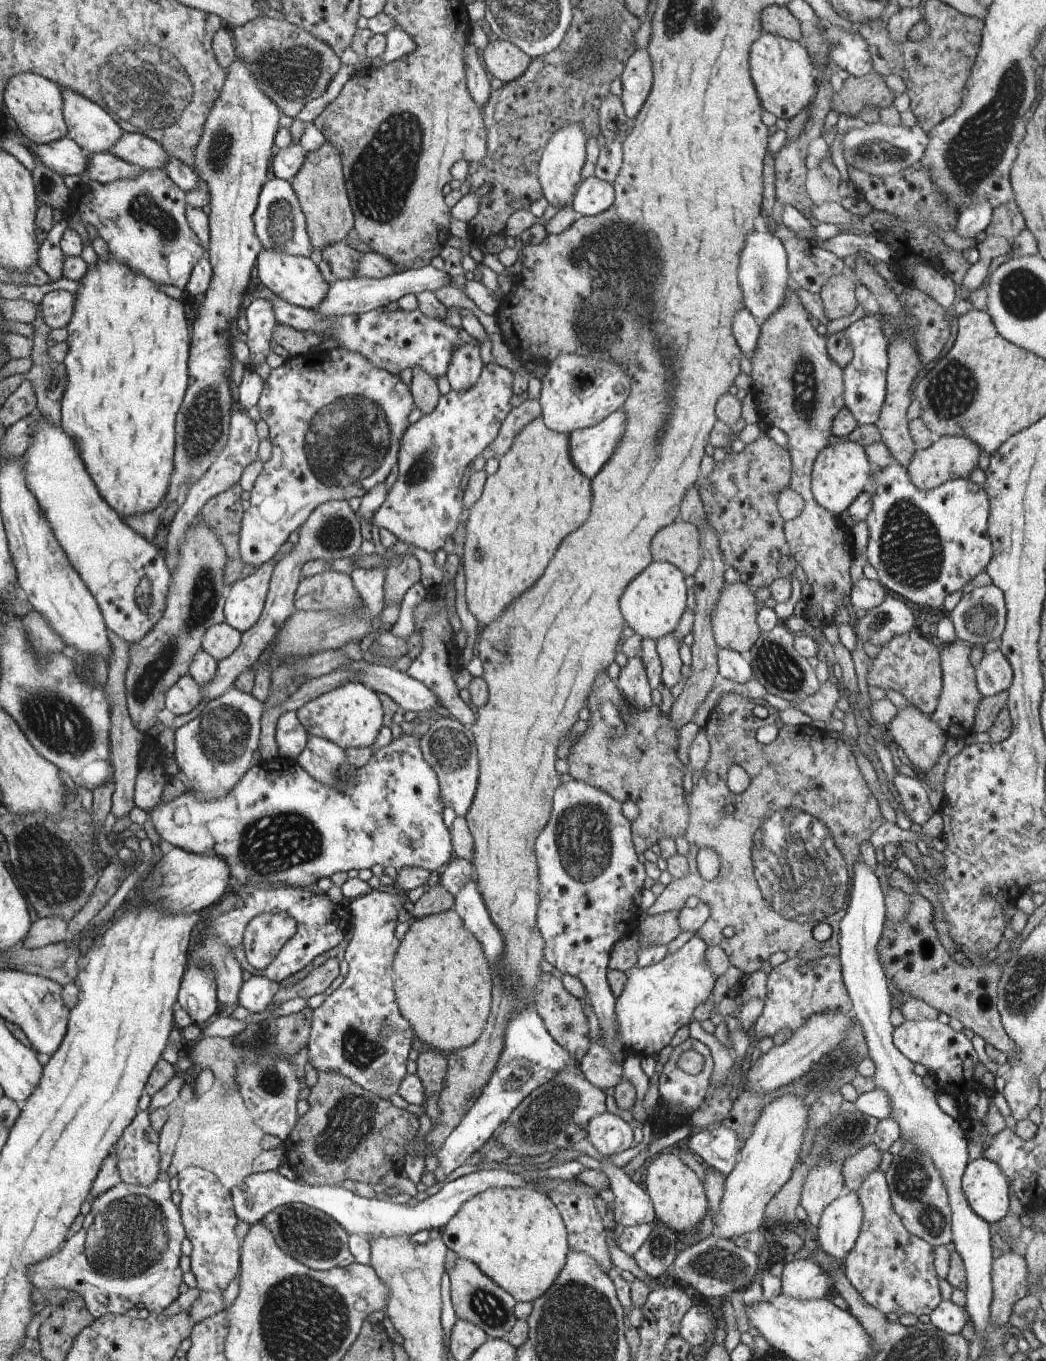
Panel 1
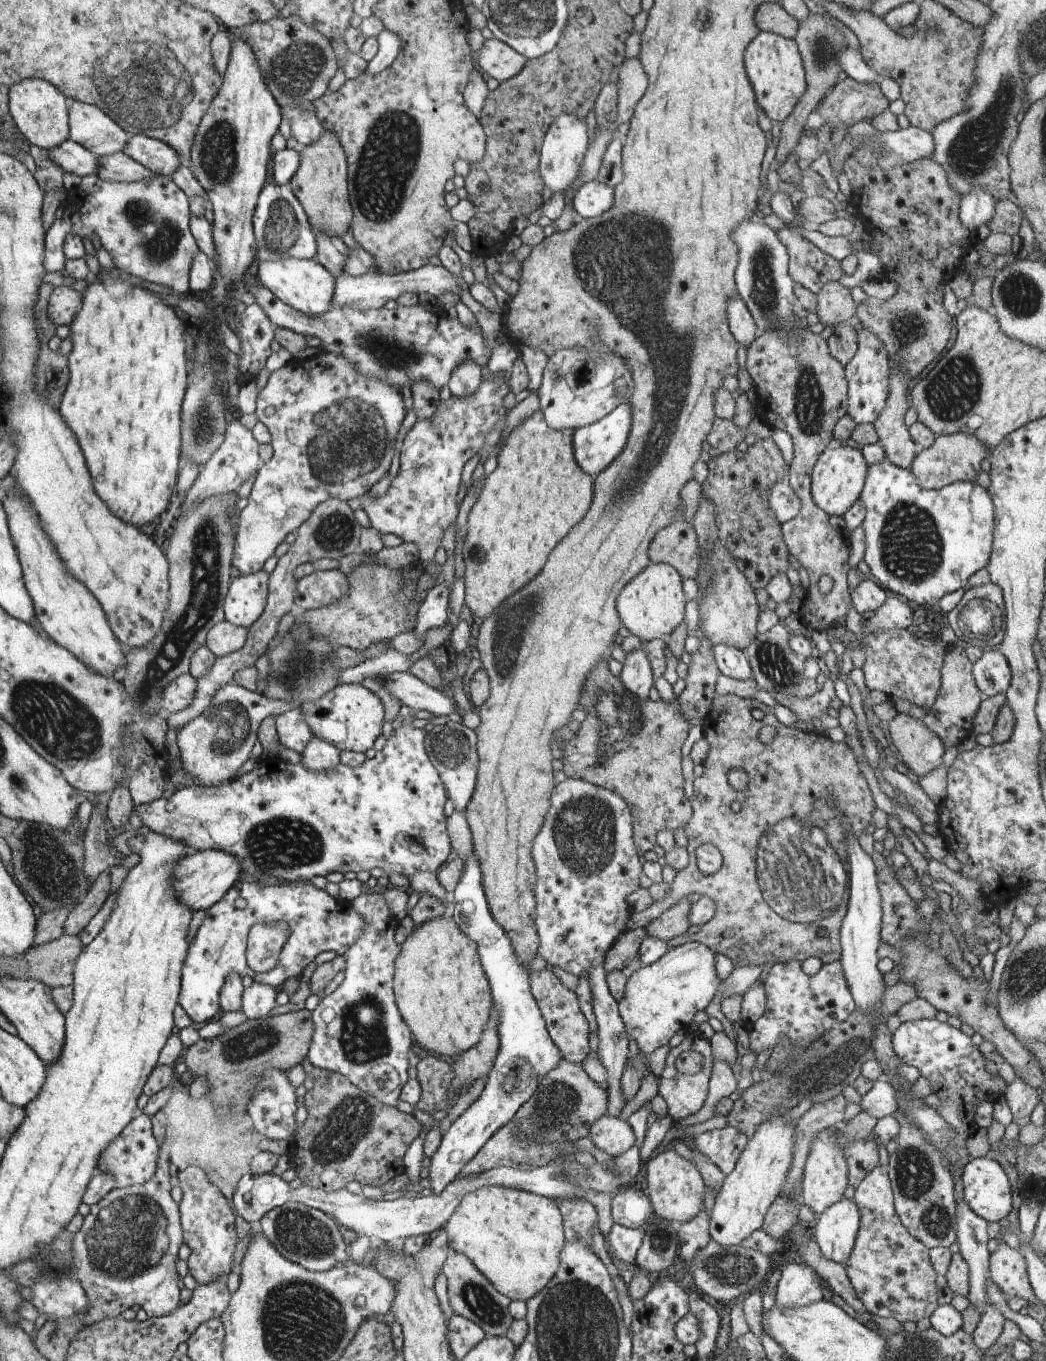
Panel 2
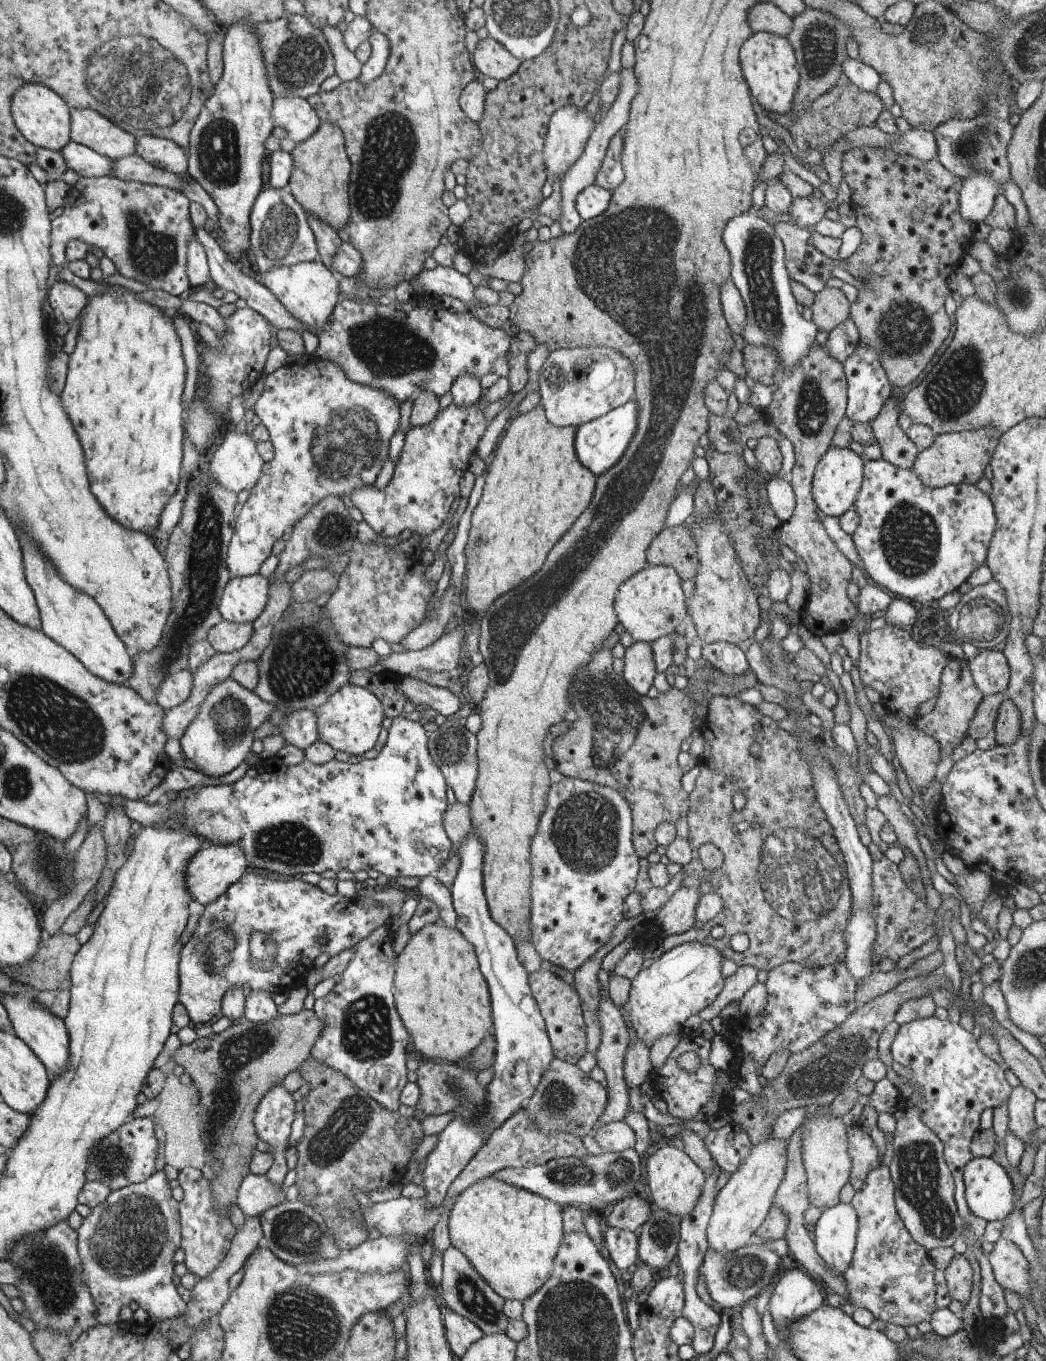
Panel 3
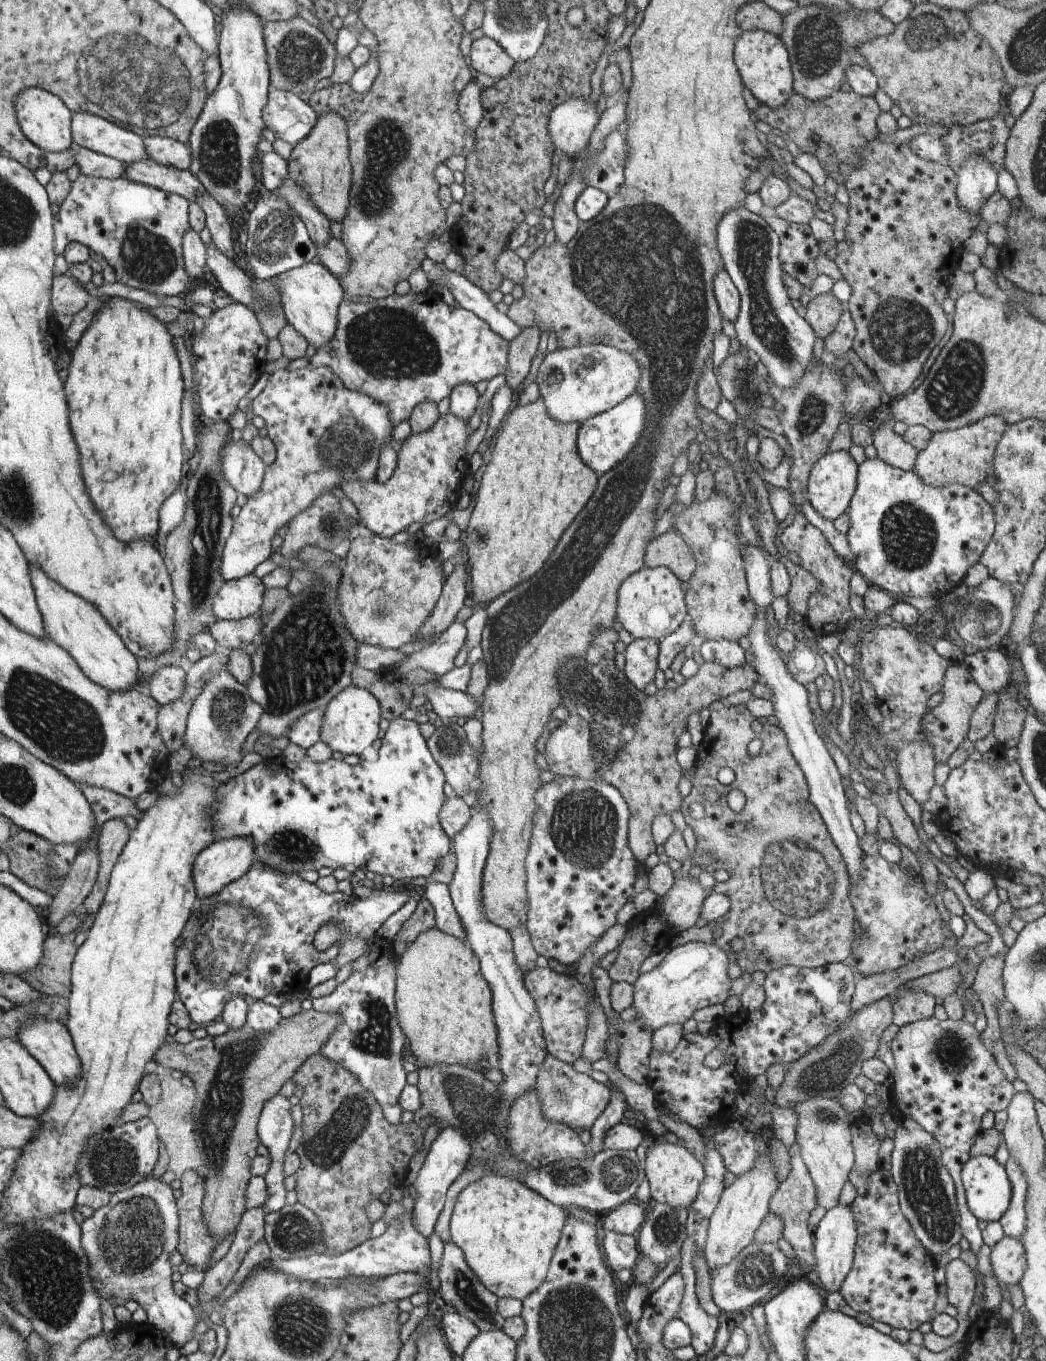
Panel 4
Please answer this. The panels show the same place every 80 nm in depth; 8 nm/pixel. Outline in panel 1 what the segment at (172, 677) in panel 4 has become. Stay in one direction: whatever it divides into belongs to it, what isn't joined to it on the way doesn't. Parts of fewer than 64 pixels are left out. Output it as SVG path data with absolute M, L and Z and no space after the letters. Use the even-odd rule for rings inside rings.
M188 674L180 677L165 694L165 710L175 716L192 712L203 700L201 686Z

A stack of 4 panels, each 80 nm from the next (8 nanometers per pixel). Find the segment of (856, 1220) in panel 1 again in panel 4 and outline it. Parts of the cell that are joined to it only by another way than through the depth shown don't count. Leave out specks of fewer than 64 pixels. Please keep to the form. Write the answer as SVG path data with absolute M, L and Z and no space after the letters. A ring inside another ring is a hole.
M837 1204L827 1209L817 1227L813 1228L814 1254L817 1260L816 1268L810 1277L812 1280L831 1292L838 1291L853 1265L855 1246L857 1243L857 1226L851 1205Z

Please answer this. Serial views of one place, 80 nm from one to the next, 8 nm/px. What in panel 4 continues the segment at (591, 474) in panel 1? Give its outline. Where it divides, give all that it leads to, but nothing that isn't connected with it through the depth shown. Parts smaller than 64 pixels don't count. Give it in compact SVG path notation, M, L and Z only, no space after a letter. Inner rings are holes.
M635 392L614 408L582 423L578 434L579 455L598 474L607 473L635 448L645 431L646 423L647 406L645 400L641 394Z

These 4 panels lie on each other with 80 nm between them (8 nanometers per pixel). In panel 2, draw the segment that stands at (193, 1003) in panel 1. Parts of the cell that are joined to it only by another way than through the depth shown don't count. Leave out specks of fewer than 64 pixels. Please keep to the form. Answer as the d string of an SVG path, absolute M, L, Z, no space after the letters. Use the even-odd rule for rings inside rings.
M261 881L238 882L214 906L206 910L206 918L202 921L188 950L188 958L183 966L183 990L180 993L180 1008L184 1009L194 1022L212 1020L221 1006L218 996L226 982L226 976L238 973L242 978L250 976L252 980L272 985L280 990L280 986L288 978L302 976L302 971L310 962L325 950L336 950L344 955L363 931L363 918L355 912L353 904L346 899L340 900L330 896L324 889L318 889L311 882L294 881L289 884L265 886ZM284 921L289 924L291 933L279 954L277 965L267 973L255 973L247 963L247 941L252 926L262 922Z

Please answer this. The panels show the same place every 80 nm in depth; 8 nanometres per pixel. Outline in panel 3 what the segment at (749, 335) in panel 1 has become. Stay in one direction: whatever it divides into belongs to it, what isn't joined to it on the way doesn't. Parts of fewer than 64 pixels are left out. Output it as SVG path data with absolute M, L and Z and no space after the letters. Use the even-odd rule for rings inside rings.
M731 280L721 286L721 303L728 326L734 336L741 337L747 326L747 308L743 296Z

